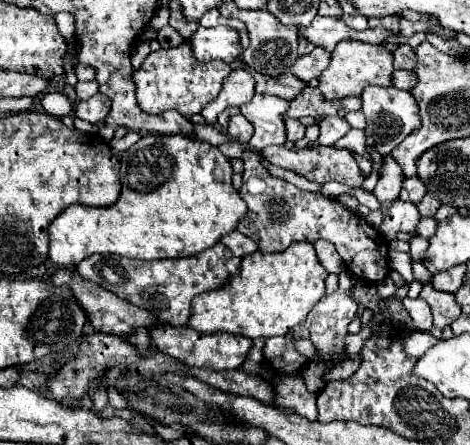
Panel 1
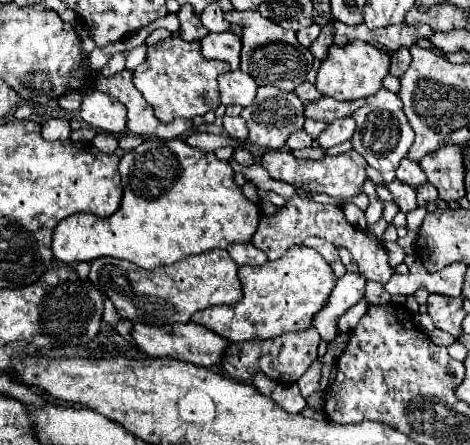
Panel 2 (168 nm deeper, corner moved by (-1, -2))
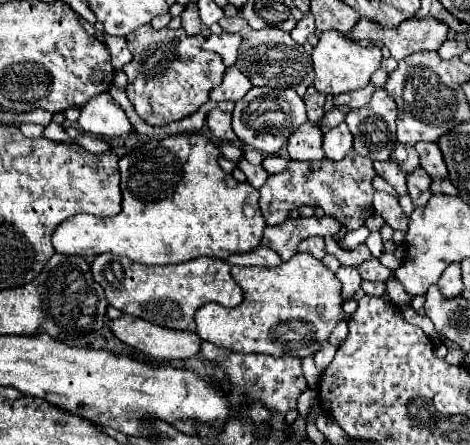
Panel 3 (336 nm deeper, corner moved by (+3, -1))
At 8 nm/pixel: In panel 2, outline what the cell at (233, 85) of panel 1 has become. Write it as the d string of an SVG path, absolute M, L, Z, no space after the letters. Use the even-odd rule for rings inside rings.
M236 70L236 72L226 72L218 78L218 88L220 88L220 102L224 106L228 104L238 104L238 106L248 106L256 98L256 82L252 76L246 76L246 72Z

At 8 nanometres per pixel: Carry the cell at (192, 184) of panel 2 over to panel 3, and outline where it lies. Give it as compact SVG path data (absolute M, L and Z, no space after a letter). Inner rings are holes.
M172 135L172 137L164 137L164 139L150 139L142 145L138 145L136 149L132 149L130 153L126 153L120 159L120 175L122 175L120 189L122 189L122 195L124 195L122 211L116 217L108 217L108 219L88 217L88 215L76 215L76 217L66 219L64 223L60 223L60 227L52 235L52 245L58 253L82 255L82 257L96 257L96 255L102 255L102 253L114 253L114 255L122 255L122 257L128 257L136 263L144 263L144 265L174 265L174 263L184 263L184 261L196 259L196 257L214 257L214 259L226 261L230 255L254 251L254 247L258 247L260 241L262 241L262 231L266 227L266 221L262 219L262 213L260 213L260 207L258 207L260 193L254 187L250 187L250 183L240 183L232 177L232 173L224 173L220 169L220 165L218 165L218 147L210 139L206 139L204 135Z

